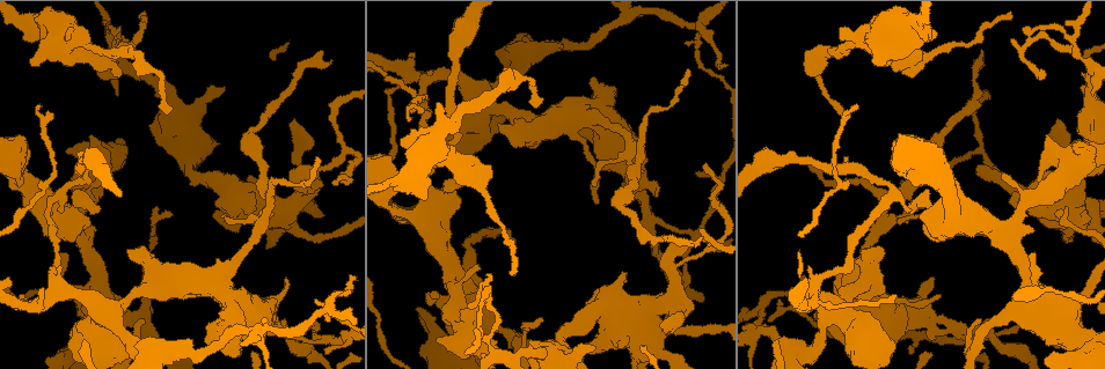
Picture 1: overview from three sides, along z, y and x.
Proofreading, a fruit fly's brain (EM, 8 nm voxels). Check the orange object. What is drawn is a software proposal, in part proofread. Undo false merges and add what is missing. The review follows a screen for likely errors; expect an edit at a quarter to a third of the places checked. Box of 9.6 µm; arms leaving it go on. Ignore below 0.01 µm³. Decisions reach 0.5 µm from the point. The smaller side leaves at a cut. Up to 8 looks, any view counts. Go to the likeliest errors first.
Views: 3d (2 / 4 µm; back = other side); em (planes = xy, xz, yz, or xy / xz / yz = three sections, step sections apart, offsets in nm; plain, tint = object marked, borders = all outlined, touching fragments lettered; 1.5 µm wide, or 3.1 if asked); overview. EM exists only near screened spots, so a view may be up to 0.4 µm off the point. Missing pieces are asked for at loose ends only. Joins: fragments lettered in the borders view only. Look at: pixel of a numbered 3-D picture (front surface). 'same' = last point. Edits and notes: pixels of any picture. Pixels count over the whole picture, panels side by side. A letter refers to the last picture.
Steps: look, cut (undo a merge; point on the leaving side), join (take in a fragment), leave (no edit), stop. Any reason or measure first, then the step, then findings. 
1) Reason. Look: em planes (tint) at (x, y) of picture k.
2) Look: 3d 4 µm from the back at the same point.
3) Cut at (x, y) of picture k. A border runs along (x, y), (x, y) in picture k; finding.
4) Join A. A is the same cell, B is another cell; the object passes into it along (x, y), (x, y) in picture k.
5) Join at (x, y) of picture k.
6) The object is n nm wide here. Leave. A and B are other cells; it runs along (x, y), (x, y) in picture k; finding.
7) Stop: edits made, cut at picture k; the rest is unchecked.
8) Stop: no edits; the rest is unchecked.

Free end. Look: em planes (borders) at (92, 134) of picture 1.

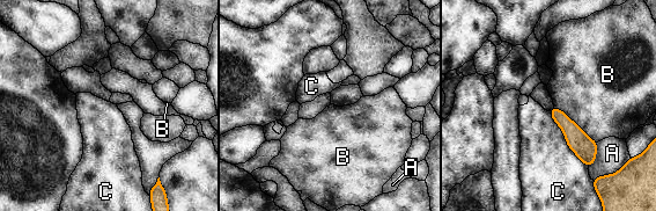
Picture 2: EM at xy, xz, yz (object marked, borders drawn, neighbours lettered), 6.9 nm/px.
The longest contact is with C, 480 nm. Leave. A, B and C are other cells; none of them fits.

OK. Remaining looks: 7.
Look: em planes (borders) at (894, 294) of picture 1.

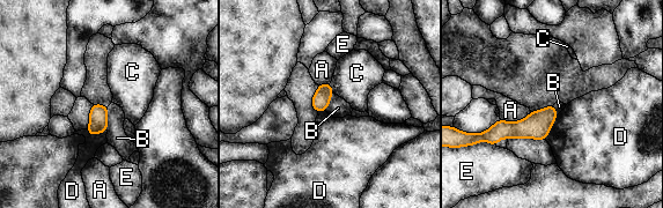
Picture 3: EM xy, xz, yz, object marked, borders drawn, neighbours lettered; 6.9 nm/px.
The longest contact is with A, 220 nm. Leave. A, B, C, D and E are other cells; no lettered fragment goes on from it.

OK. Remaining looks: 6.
Tapers out. Look: em planes (borders) at (688, 71) of picture 1.

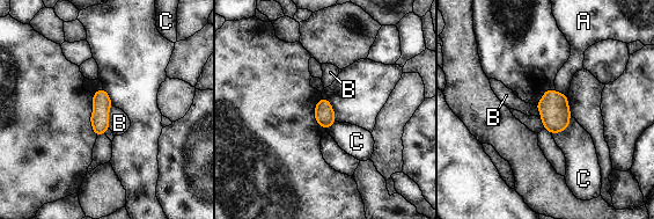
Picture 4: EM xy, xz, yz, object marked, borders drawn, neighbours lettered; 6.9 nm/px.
The object is 130 nm wide here. Leave. A, B and C are other cells; a border runs along (111, 104), (108, 111), (108, 128) in picture 4; none of them fits.

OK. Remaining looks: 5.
Stop: no edits; the rest is unchecked.

